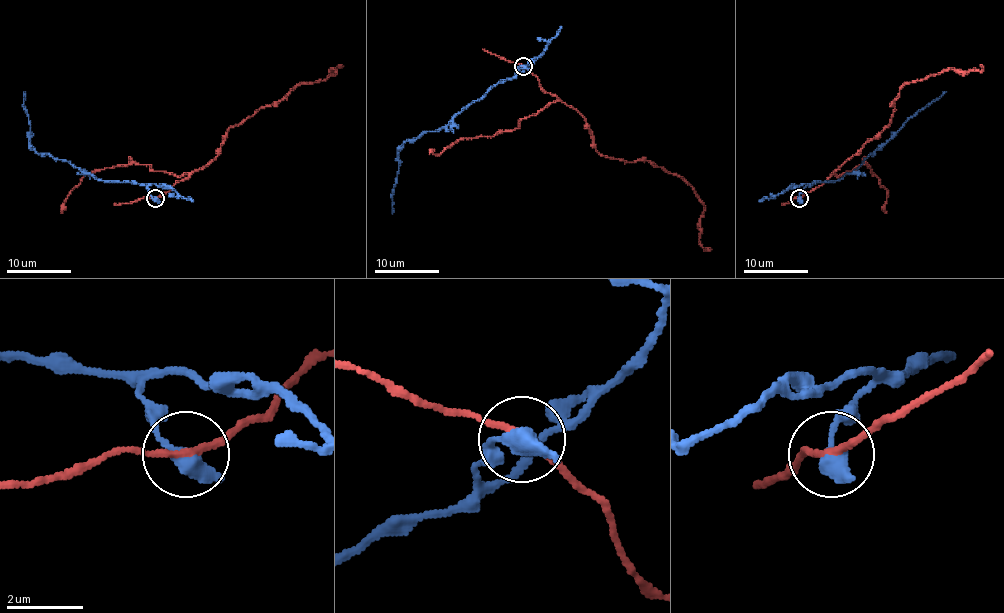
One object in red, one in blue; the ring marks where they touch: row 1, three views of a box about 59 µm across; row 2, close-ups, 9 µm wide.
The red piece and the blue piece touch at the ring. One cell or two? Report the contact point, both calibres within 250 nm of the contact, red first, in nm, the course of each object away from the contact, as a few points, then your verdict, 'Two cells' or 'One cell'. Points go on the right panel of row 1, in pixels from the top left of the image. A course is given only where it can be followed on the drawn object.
Place: (799, 198). Thickness 180 nm (red) against 400 nm. Course of red: (799, 198), (890, 122), (893, 100), (904, 85), (938, 72), (975, 71), (982, 66). Course of blue: (799, 198), (801, 192), (810, 184), (831, 182), (851, 174), (906, 122), (946, 92). Two cells

